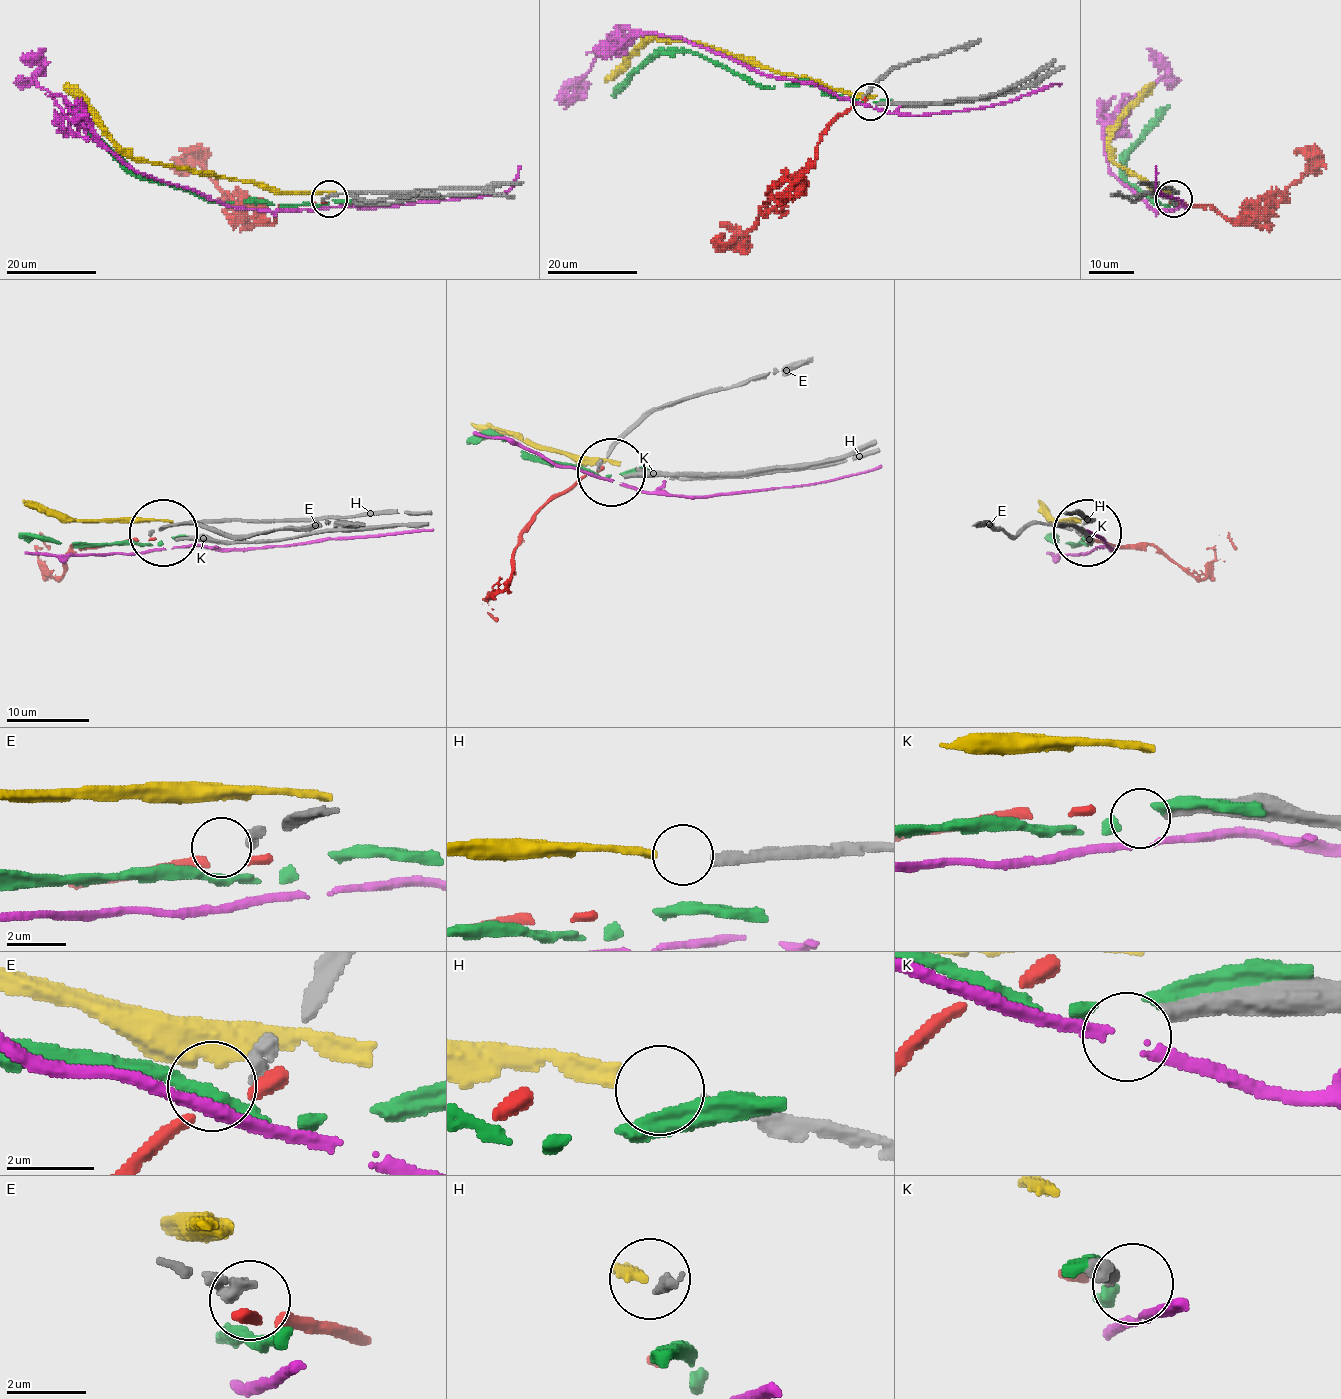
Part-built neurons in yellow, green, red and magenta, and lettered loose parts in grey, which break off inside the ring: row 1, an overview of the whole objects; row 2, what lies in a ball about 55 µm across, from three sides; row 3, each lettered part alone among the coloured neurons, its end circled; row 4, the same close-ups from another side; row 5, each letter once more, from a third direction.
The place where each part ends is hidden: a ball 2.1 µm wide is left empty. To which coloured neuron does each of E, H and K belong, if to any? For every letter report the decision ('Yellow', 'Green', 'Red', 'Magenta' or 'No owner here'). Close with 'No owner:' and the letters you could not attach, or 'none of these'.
E: No owner here
H: Yellow
K: No owner here
No owner: E, K

